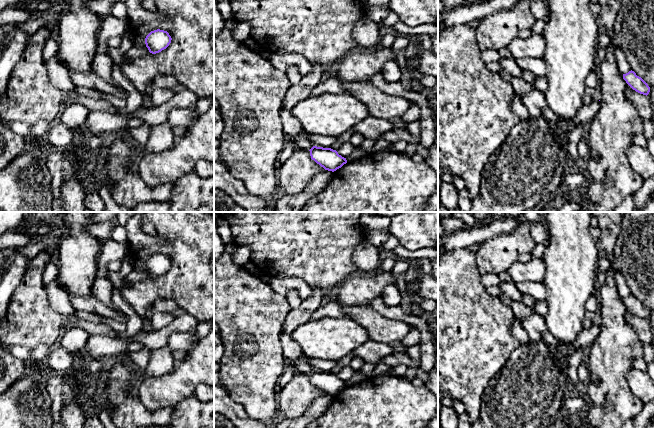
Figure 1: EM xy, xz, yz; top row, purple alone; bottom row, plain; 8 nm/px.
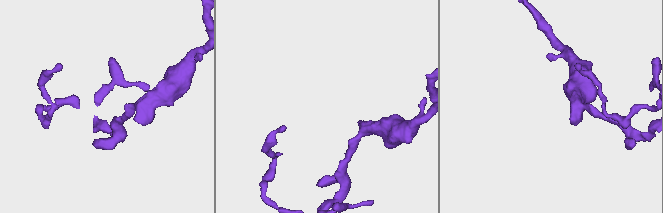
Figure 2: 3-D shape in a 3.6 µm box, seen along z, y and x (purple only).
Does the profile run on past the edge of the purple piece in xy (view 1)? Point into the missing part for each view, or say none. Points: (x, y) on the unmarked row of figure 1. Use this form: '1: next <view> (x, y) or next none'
1: next none

